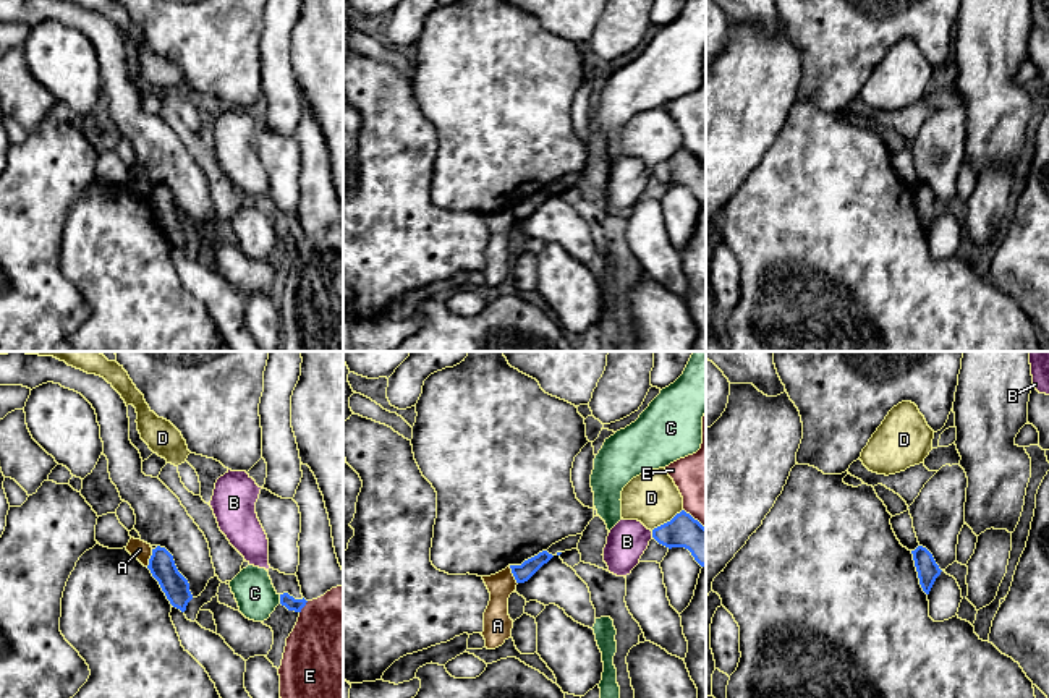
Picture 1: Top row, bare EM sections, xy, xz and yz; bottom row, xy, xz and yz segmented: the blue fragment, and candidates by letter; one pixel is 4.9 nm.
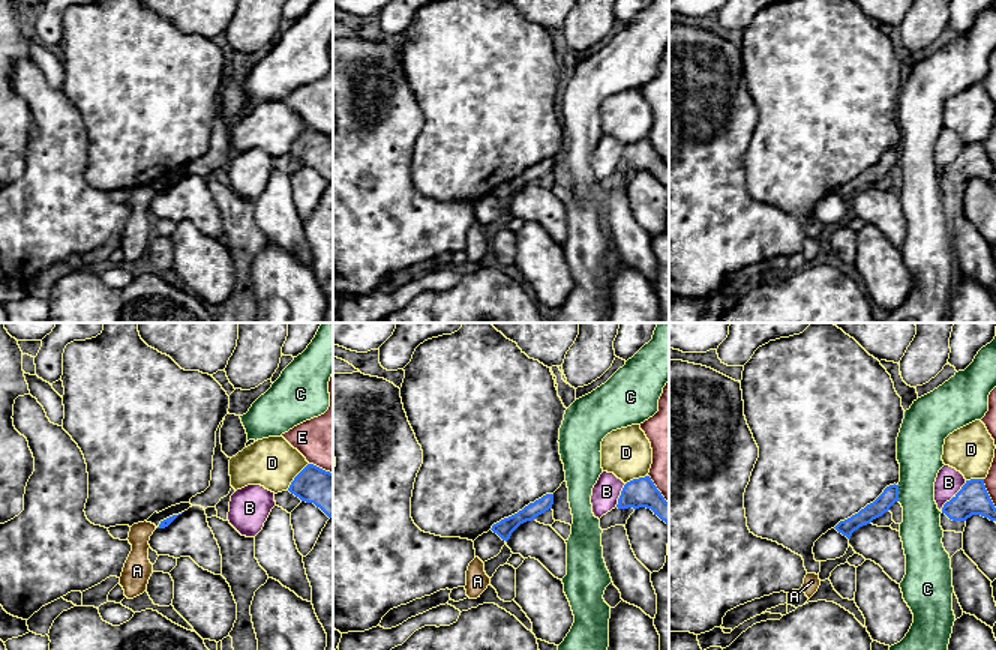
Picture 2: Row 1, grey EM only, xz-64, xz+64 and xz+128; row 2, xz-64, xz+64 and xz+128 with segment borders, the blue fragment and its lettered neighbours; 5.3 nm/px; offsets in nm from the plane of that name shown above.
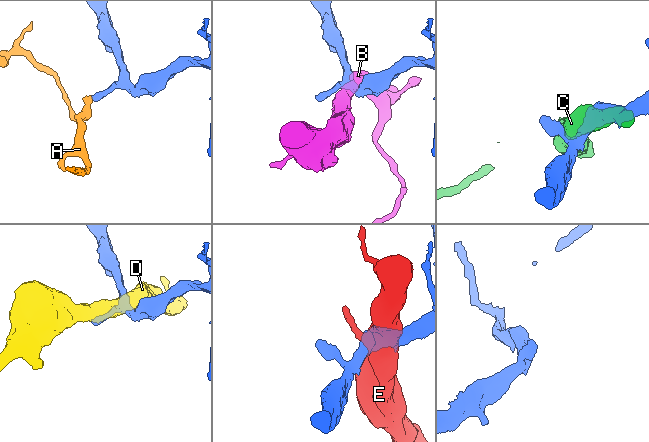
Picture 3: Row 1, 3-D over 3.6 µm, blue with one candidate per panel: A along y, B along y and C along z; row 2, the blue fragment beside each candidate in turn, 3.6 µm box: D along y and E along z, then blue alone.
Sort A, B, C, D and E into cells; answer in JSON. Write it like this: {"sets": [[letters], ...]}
{"sets": [["A"], ["B"], ["C"], ["D"], ["E"]]}

